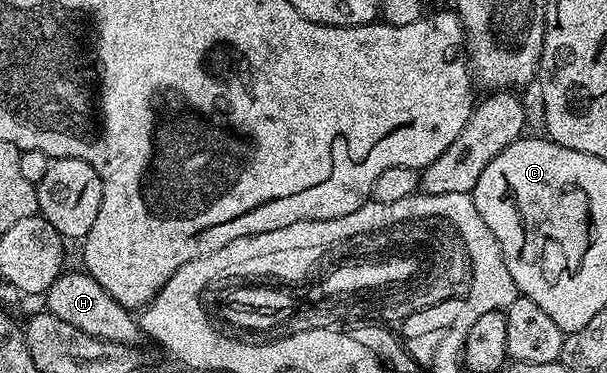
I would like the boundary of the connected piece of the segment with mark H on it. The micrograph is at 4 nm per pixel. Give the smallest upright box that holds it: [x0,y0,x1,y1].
[45,270,140,345]

